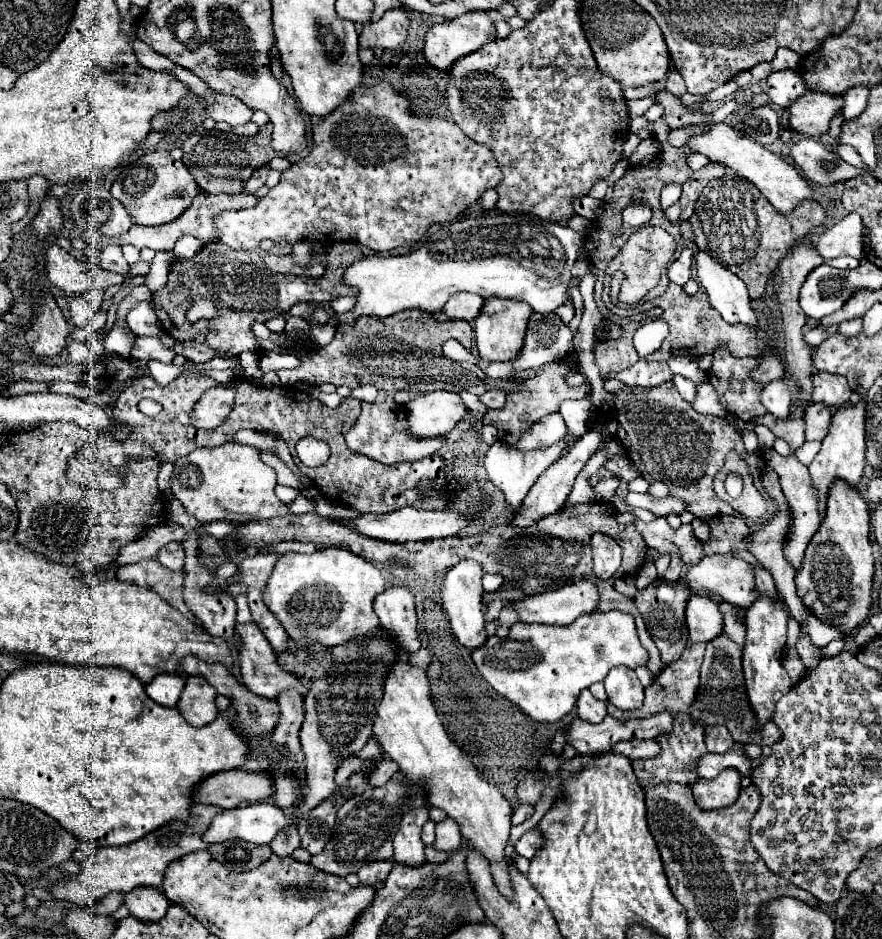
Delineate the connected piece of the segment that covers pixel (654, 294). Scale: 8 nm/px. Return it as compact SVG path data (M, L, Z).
M668 266L661 274L661 278L658 283L658 286L656 286L647 295L645 295L645 297L643 297L643 299L641 299L641 301L639 302L640 304L644 303L646 301L653 300L653 299L661 296L665 292L666 288L668 287L668 285L670 283L670 280L668 279L668 275L667 275L667 269L668 269Z

